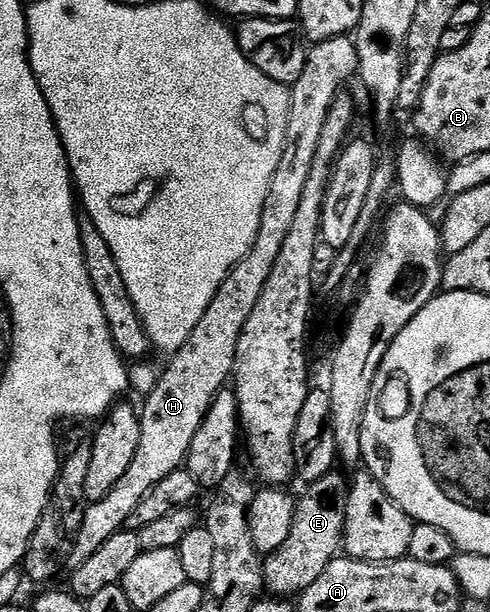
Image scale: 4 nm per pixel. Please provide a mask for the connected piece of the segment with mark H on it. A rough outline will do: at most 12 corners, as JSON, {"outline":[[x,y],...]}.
{"outline":[[351,35],[317,40],[288,93],[254,246],[139,409],[118,486],[85,507],[73,565],[185,467],[298,215]]}

